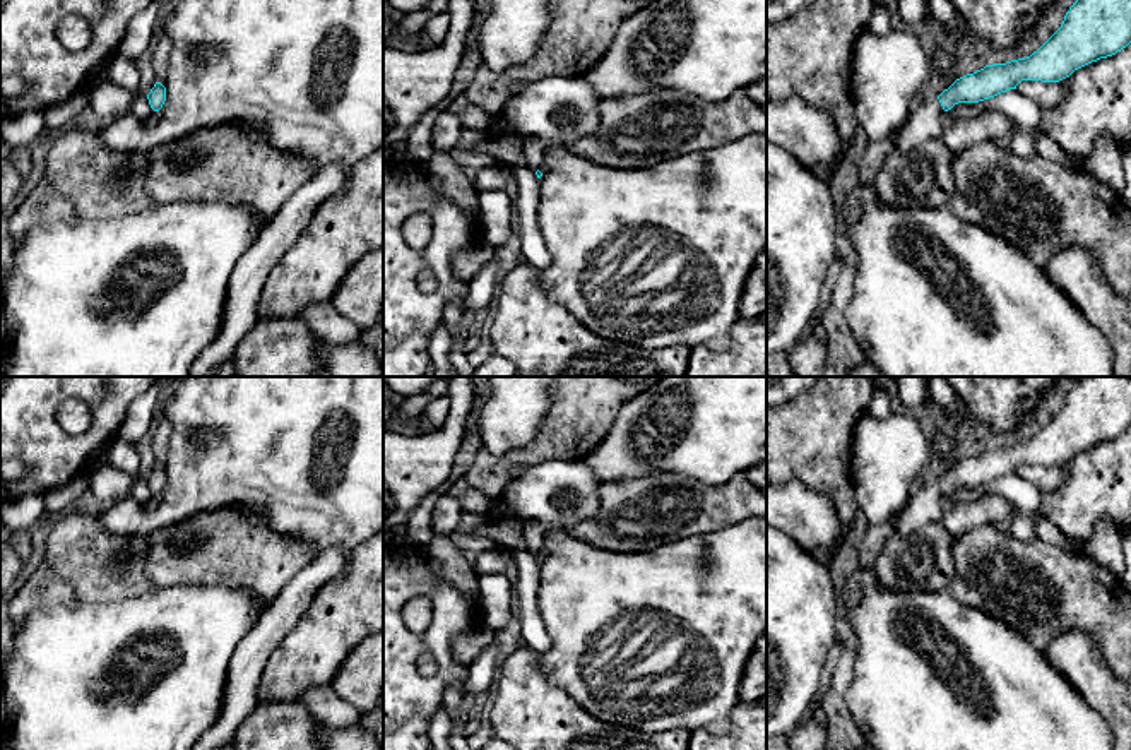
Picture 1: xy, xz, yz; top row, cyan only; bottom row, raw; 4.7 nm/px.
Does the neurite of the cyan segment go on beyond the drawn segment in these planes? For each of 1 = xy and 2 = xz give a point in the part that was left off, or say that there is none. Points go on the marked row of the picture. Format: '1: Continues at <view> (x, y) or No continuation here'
1: No continuation here
2: No continuation here

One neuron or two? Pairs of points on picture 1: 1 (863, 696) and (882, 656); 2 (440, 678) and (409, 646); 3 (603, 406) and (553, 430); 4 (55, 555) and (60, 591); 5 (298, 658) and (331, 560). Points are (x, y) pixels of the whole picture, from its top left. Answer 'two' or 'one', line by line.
1: one
2: one
3: one
4: two
5: two

